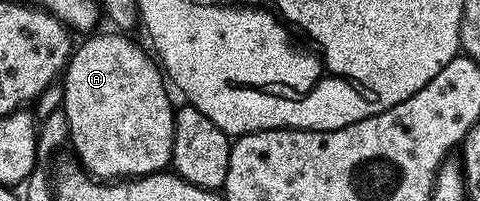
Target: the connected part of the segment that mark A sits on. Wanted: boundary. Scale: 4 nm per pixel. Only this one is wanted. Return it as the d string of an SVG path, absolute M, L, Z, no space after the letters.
M99 34L84 38L87 40L72 50L61 76L61 108L68 118L70 146L75 146L82 170L100 181L162 172L171 162L176 112L167 96L164 72L127 36L130 34Z

